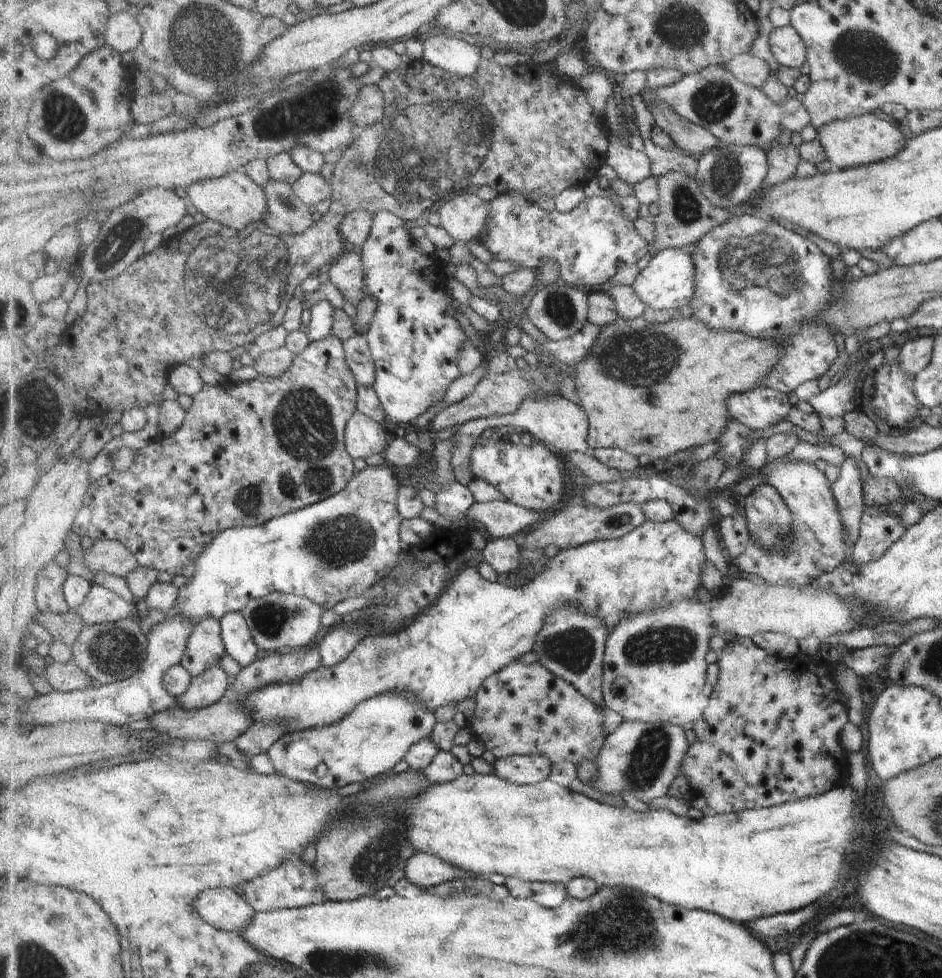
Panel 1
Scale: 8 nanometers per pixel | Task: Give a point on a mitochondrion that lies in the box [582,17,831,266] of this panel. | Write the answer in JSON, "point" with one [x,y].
{"point":[716,99]}

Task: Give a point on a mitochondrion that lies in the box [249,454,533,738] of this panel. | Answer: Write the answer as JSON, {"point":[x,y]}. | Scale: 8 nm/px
{"point":[344,541]}

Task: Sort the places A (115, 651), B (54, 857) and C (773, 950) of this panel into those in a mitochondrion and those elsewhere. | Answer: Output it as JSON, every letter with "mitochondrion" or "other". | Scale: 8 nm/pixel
{"A":"mitochondrion","B":"other","C":"other"}

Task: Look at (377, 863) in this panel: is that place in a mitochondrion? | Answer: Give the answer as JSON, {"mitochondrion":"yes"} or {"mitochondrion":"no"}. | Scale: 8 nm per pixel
{"mitochondrion":"yes"}

